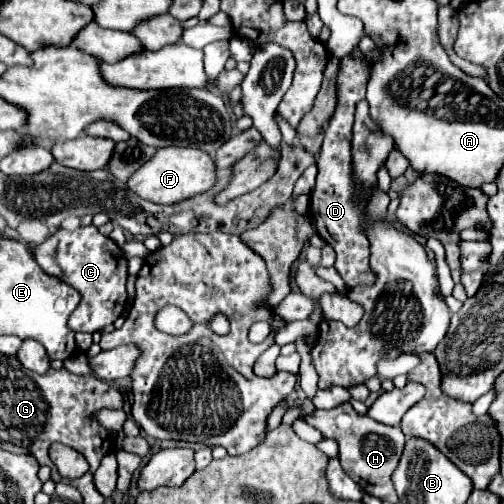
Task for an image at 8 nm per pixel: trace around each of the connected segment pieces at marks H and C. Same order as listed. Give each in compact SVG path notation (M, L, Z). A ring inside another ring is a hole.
M344 403L344 407L336 407L336 409L330 409L330 411L318 409L312 415L308 415L306 421L312 427L316 427L324 437L334 437L340 443L338 459L340 459L344 471L348 471L348 475L366 493L380 497L380 499L388 499L390 503L398 501L392 479L390 479L390 475L398 467L400 455L402 455L404 445L406 445L406 437L404 437L402 429L398 425L388 427L388 425L374 421L368 415L358 415L350 403Z
M94 225L78 227L74 231L58 229L54 233L54 237L58 239L56 263L64 273L62 281L68 283L70 287L74 287L82 295L78 311L74 311L68 319L68 327L74 333L102 331L106 325L112 325L120 317L120 313L124 309L124 301L126 301L124 285L126 285L126 277L128 277L128 261L126 261L122 249L110 237L100 235Z

